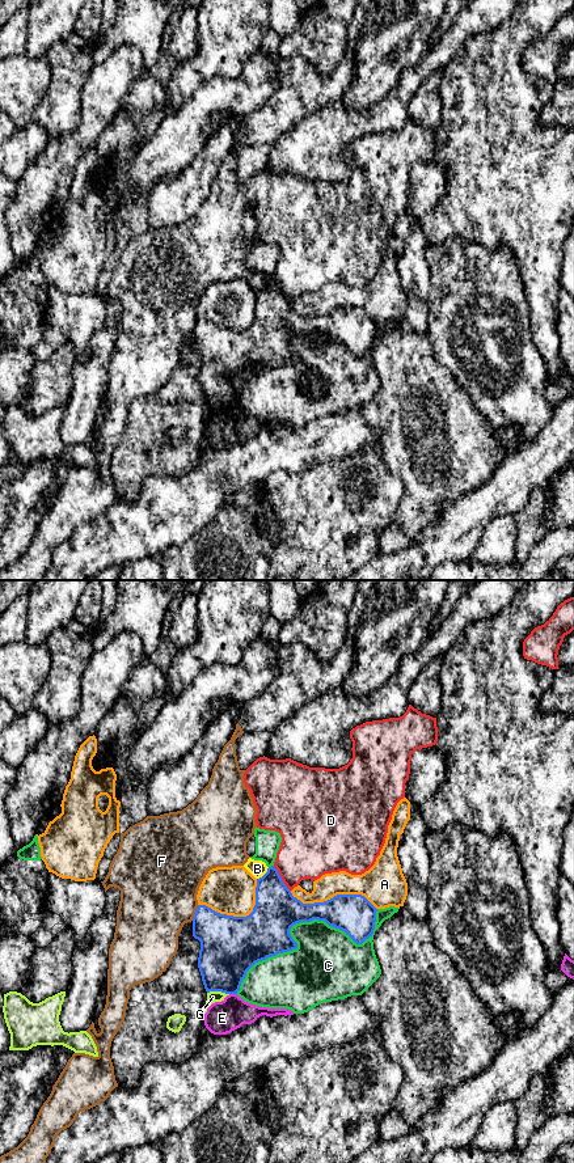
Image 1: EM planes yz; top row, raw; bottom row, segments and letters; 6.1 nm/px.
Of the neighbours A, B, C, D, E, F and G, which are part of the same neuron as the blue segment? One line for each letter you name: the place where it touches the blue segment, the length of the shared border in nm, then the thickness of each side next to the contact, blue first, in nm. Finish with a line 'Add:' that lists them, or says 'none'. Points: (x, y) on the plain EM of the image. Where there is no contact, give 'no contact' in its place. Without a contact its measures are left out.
Add: none

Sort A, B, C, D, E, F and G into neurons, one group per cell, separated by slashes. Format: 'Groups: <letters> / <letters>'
Groups: A / B F / C / D / E / G

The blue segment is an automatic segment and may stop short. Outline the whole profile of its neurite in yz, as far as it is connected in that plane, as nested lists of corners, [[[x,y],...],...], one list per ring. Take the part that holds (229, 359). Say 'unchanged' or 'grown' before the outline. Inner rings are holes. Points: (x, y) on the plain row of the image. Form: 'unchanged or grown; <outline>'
unchanged; [[[271,279],[257,292],[256,318],[246,330],[220,327],[199,318],[193,331],[193,350],[201,355],[198,381],[207,406],[237,407],[246,385],[258,375],[297,361],[290,343],[300,335],[325,334],[345,344],[356,358],[372,350],[377,322],[362,308],[337,308],[324,316],[303,317],[292,309],[278,283]]]

